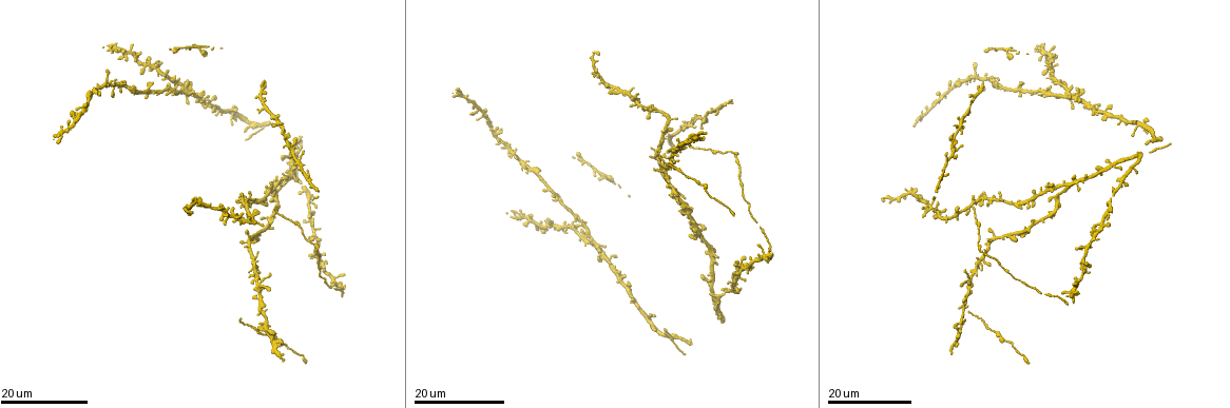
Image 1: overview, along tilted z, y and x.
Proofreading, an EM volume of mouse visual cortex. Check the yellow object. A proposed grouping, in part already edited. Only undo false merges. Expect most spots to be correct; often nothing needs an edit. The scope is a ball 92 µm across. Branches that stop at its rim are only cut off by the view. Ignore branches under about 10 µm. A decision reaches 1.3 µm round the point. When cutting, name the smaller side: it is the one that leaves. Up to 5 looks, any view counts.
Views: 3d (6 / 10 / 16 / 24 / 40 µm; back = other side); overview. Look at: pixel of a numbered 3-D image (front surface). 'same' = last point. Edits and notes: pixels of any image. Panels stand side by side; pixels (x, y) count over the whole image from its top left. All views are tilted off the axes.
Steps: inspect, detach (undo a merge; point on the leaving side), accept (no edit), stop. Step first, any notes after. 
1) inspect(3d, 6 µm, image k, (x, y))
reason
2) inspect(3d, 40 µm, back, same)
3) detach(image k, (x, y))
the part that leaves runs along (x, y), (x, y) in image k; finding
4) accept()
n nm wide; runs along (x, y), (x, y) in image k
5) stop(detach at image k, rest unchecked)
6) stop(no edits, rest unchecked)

inspect(3d, 16 µm, image 1, (1066, 89))
branch point

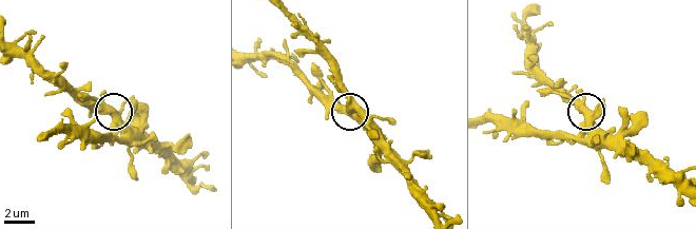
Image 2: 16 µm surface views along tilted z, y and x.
inspect(3d, 6 µm, image 2, (111, 117))
zoom in

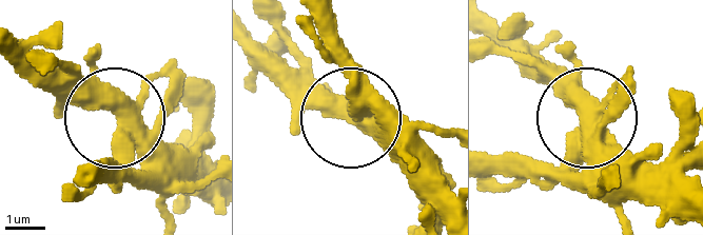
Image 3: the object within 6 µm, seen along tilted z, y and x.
inspect(3d, 6 µm, back, image 3, (120, 119))

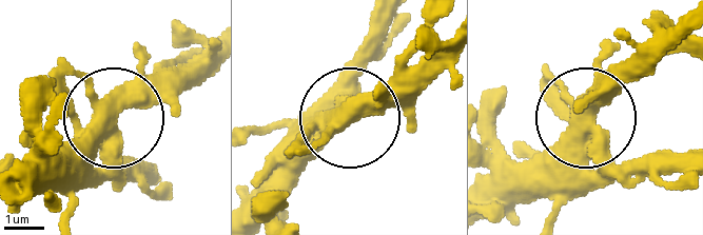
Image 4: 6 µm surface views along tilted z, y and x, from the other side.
accept()
470 nm wide; continuous, no second cell

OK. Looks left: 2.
inspect(3d, 16 µm, image 1, (147, 85))

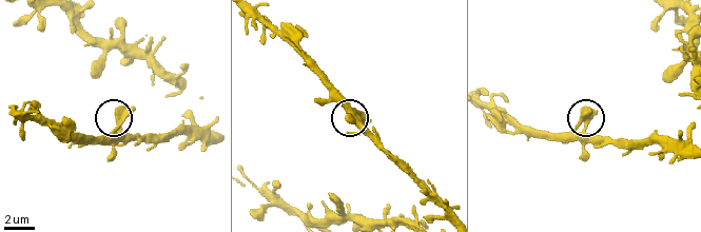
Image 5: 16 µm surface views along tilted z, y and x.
inspect(3d, 6 µm, image 5, (123, 119))

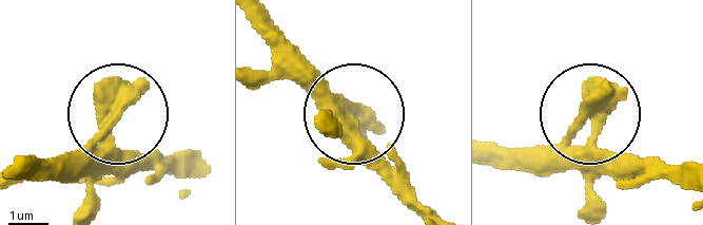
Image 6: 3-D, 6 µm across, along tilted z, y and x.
accept()
all the same cell

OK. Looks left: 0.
stop(no edits, rest unchecked)

